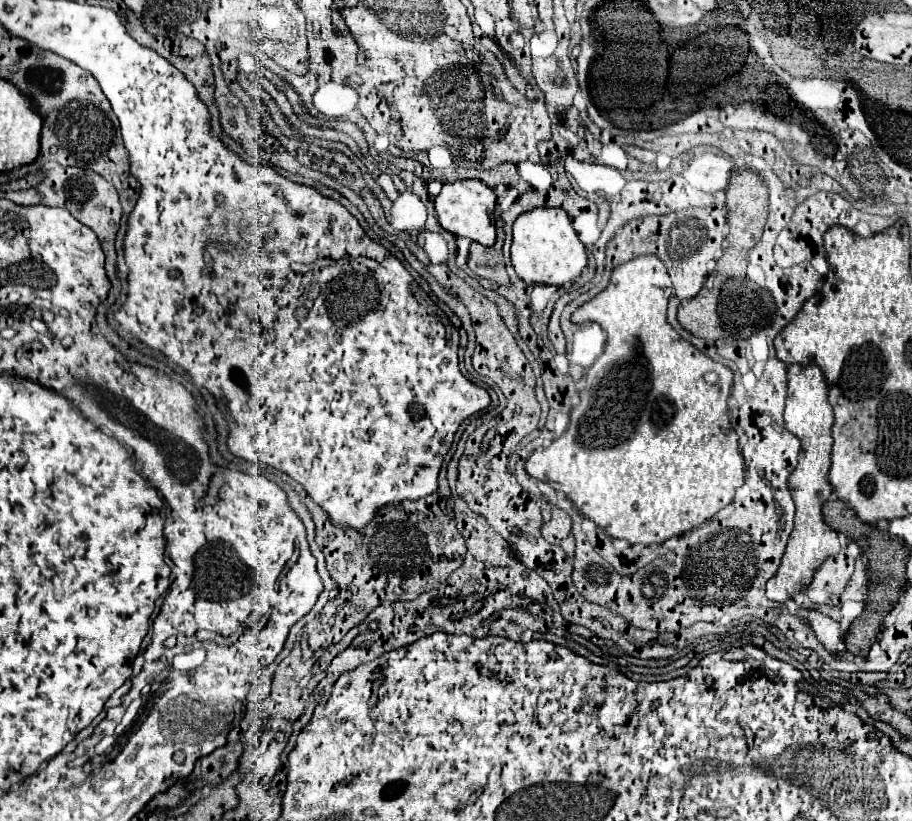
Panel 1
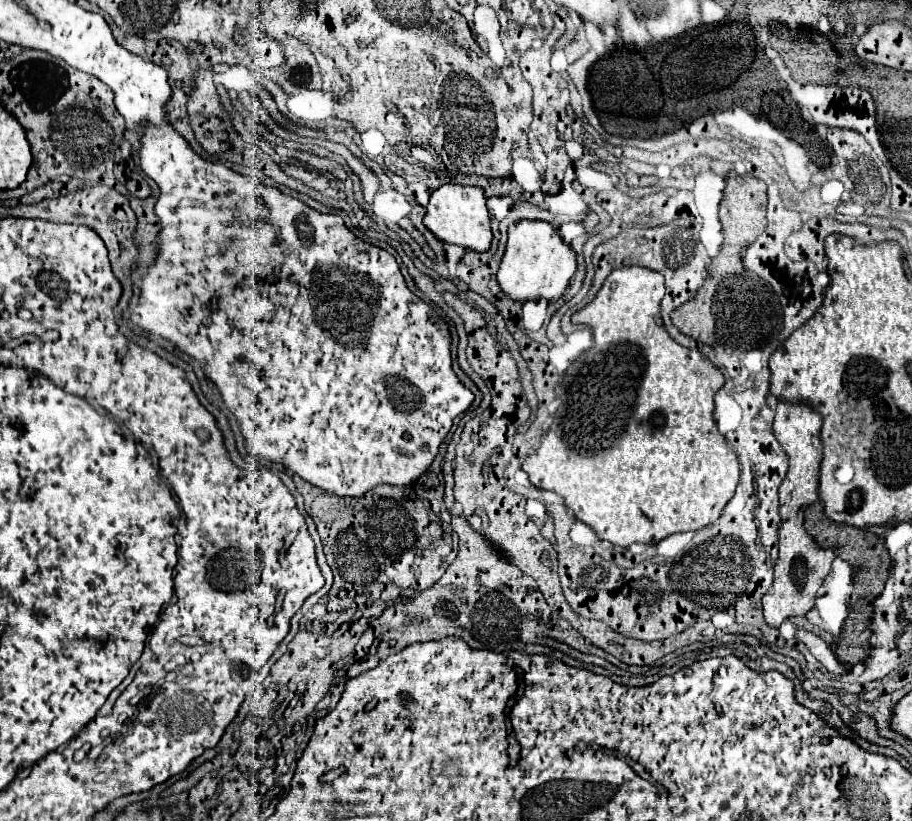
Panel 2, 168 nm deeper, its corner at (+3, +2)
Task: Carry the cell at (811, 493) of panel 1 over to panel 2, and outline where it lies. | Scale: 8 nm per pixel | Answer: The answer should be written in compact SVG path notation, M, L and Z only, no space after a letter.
M777 402L773 432L779 440L781 448L789 458L789 470L779 486L779 558L775 562L775 582L763 596L765 622L773 628L779 628L791 616L805 616L817 598L817 590L823 584L825 576L831 570L835 554L831 550L823 550L811 542L811 536L803 530L803 512L811 502L819 500L819 462L823 456L823 446L819 442L819 426L821 418L803 404L785 404Z

